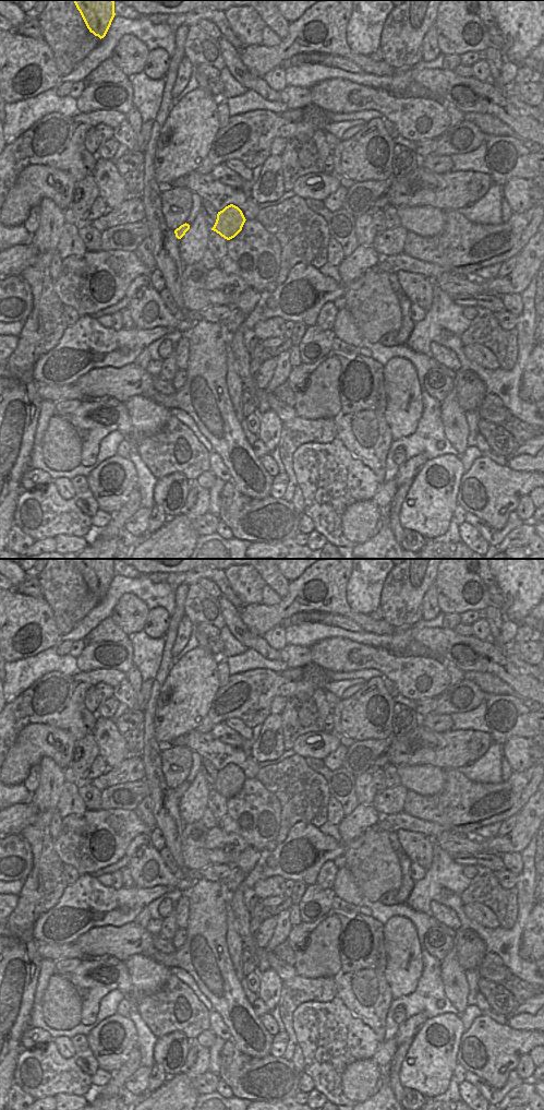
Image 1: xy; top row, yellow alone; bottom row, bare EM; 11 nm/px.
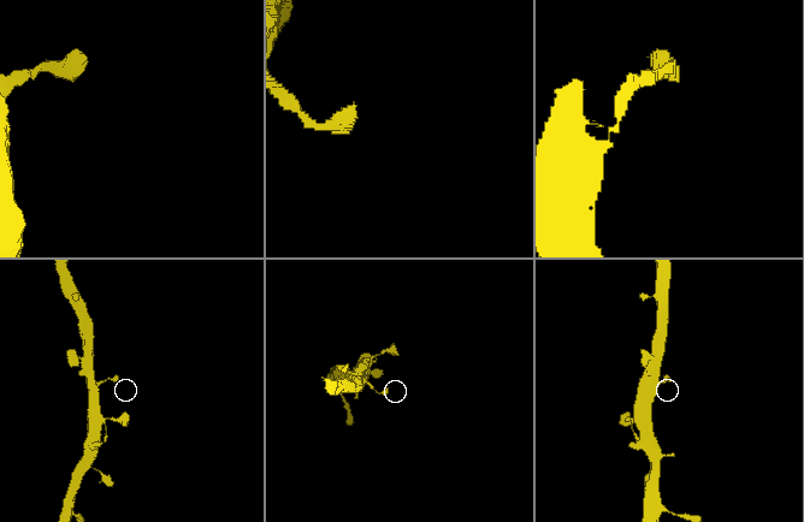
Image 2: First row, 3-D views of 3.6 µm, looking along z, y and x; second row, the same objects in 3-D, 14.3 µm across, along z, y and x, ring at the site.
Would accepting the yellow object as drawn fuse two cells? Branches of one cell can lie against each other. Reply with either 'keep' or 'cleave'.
keep

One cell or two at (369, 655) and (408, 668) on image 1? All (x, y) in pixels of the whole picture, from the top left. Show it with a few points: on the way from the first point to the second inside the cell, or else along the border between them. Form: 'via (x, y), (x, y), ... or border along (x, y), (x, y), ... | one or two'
via (378, 658), (398, 668) | one

